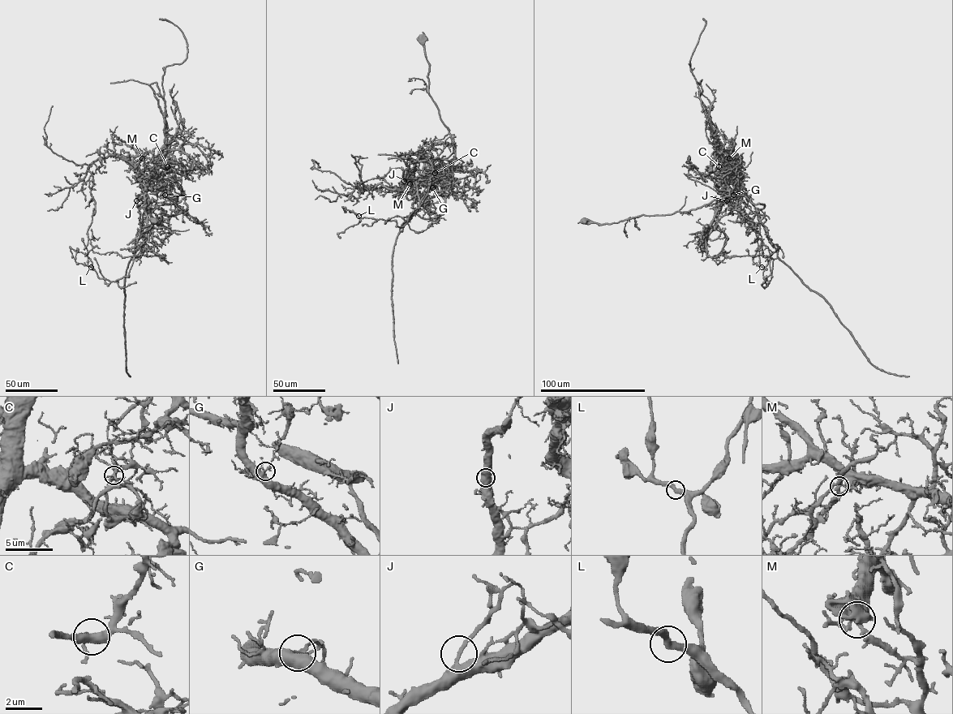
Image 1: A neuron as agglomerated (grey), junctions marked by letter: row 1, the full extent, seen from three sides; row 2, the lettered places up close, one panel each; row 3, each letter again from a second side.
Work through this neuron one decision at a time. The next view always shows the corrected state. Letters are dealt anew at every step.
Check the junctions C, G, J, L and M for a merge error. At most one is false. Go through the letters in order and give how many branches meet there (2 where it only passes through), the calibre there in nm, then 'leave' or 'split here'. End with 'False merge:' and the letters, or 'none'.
C: 2 branches meet; 240 nm thick; leave
G: 2 branches meet; 320 nm thick; leave
J: 2 branches meet; 240 nm thick; leave
L: 2 branches meet; 320 nm thick; leave
M: 2 branches meet; 240 nm thick; split here
False merge: M

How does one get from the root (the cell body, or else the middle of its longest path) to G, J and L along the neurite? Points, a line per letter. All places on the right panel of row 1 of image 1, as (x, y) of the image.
G: (584, 221), (610, 224), (642, 215), (688, 211), (727, 196), (743, 195), (743, 190), (736, 189), (733, 195)
J: (584, 221), (610, 224), (642, 215), (671, 214), (727, 196), (743, 195), (745, 191), (727, 200)
L: (584, 221), (610, 224), (671, 214), (744, 195), (764, 205), (758, 219), (777, 251), (765, 281), (761, 267)

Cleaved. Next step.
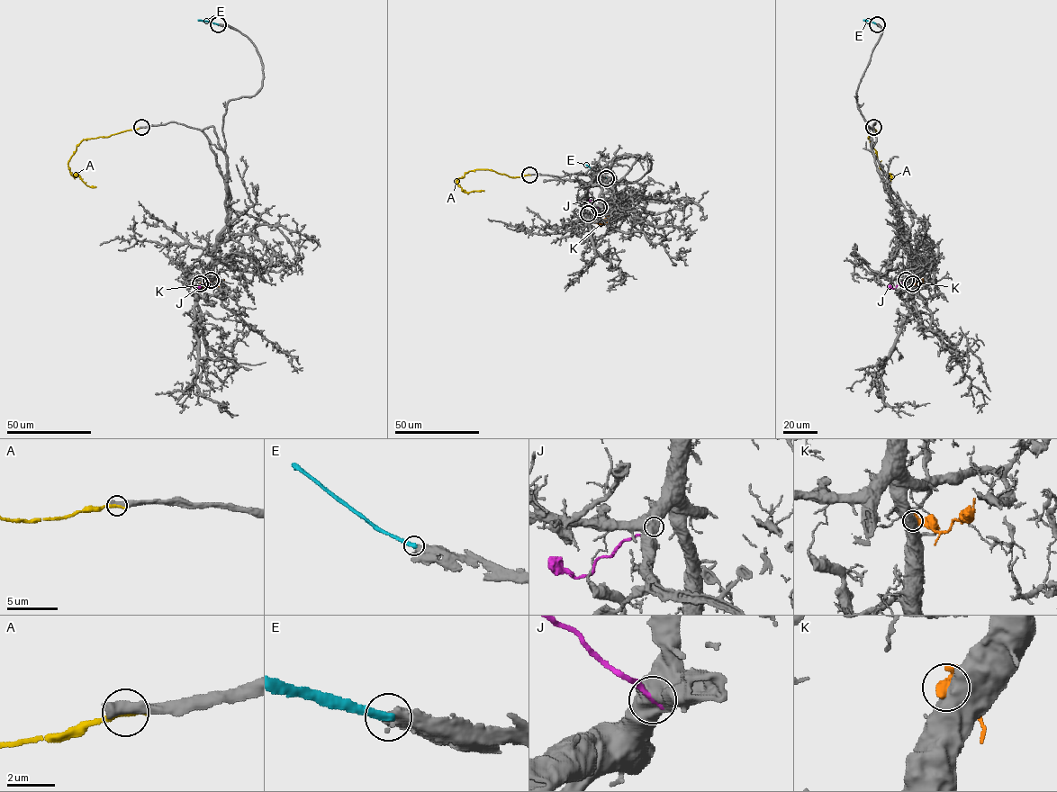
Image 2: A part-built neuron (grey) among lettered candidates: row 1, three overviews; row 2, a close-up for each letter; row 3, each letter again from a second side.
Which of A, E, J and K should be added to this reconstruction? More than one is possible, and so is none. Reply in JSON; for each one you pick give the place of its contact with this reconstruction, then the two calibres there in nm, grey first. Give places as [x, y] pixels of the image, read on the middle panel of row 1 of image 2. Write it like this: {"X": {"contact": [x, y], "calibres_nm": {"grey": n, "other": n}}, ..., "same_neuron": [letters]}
{"same_neuron": []}

